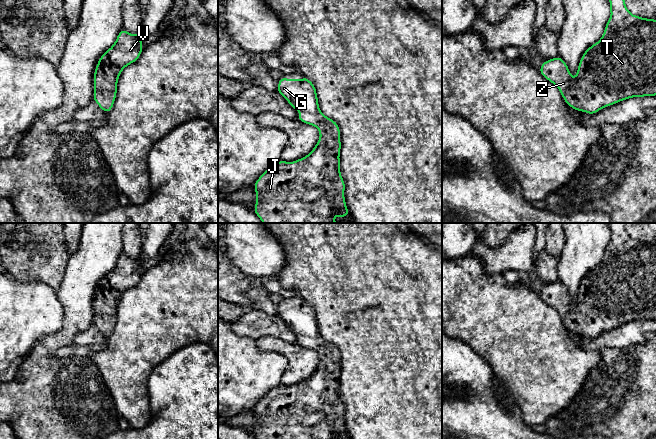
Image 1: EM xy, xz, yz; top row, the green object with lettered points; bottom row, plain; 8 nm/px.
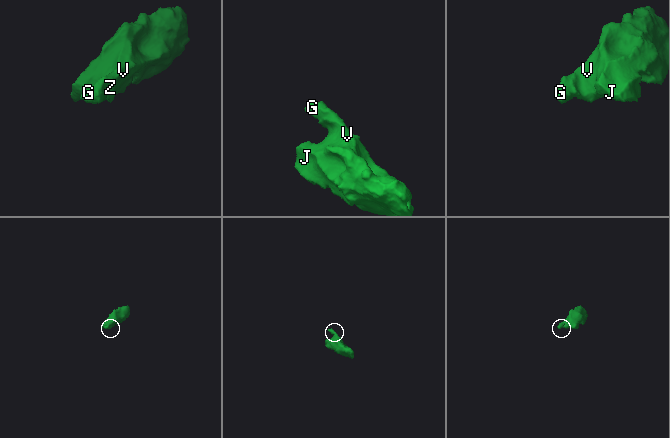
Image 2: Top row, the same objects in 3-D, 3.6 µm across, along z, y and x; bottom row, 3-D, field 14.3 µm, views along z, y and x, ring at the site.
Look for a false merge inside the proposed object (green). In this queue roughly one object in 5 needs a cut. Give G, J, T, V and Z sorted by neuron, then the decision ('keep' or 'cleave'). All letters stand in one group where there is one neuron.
groups G J T V Z; keep

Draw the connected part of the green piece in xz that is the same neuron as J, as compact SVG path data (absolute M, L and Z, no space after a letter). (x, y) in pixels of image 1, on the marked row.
M303 75L302 80L298 79L286 79L285 76L278 80L278 89L277 92L285 97L287 102L293 107L296 111L301 113L298 116L298 120L312 126L316 126L320 133L320 139L313 148L313 150L303 158L300 158L294 162L286 162L280 160L279 162L271 165L255 182L254 189L256 192L256 205L253 208L253 211L261 219L263 223L337 223L333 219L335 214L337 217L348 217L350 215L345 202L344 191L345 191L345 182L340 173L340 150L341 150L341 141L340 141L340 128L339 125L332 119L326 117L319 108L318 97L316 93L315 85Z

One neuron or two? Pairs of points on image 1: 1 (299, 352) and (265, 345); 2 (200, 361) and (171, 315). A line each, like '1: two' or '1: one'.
1: one
2: two

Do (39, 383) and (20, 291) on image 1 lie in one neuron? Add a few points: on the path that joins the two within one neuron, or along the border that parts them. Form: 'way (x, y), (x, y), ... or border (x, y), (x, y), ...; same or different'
border (52, 334), (45, 335), (32, 348), (19, 367); different

